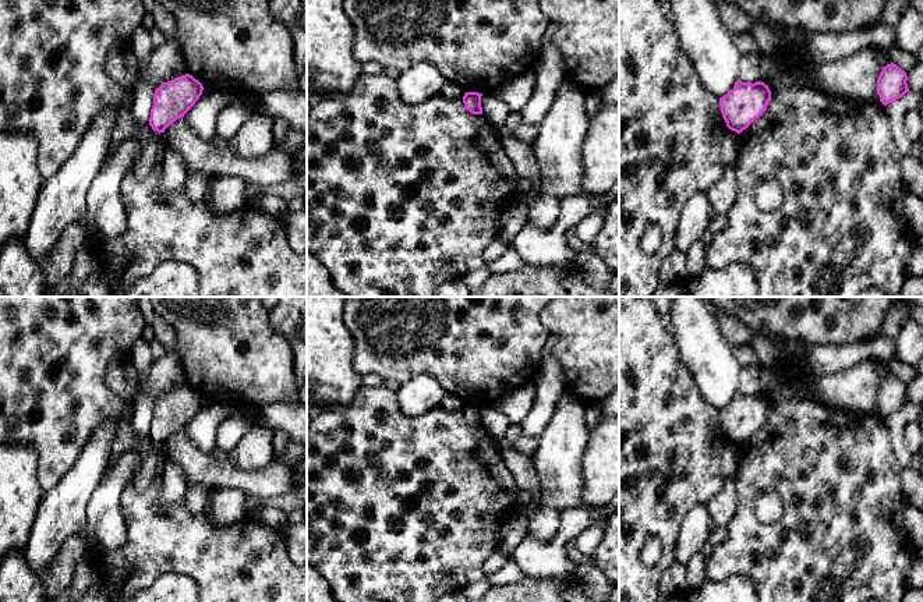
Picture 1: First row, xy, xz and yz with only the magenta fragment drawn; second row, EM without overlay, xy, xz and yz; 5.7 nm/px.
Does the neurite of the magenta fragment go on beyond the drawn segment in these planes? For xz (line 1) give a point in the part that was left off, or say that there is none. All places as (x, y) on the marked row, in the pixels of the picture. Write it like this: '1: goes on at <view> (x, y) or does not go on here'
1: does not go on here

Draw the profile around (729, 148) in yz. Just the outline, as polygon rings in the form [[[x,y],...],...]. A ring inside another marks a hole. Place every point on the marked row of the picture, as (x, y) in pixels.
[[[728,128],[722,139],[719,157],[725,169],[732,166],[738,160],[738,152],[739,152],[739,134]]]

